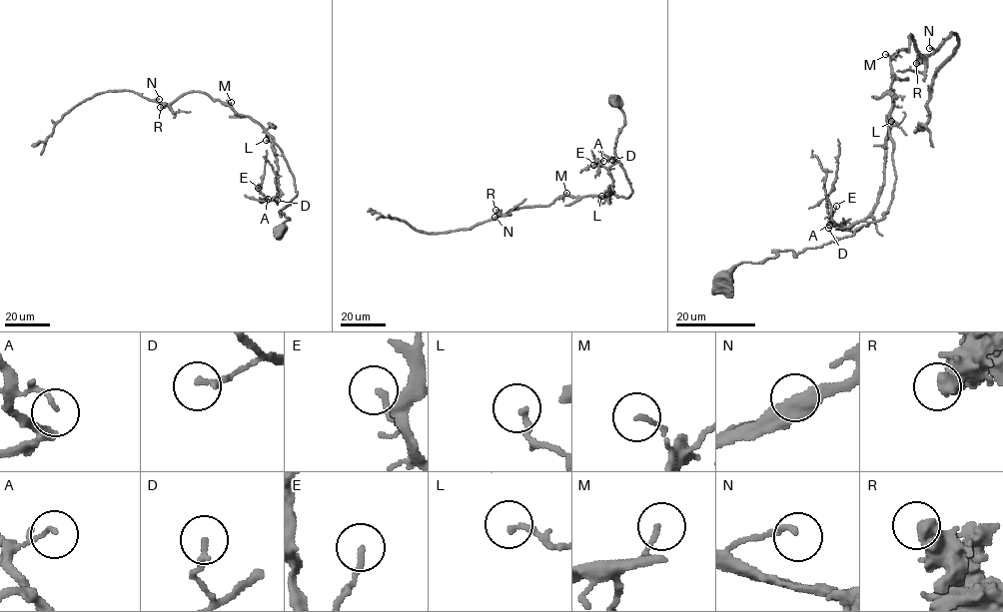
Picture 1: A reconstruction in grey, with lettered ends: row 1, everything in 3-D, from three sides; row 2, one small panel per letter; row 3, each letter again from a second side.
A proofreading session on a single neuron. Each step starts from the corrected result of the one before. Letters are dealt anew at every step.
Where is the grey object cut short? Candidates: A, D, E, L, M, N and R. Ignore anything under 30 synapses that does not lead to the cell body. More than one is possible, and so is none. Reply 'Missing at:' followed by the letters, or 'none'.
Missing at: none

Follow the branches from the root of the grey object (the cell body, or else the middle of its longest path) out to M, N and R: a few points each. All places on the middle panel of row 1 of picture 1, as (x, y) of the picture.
M: (614, 102), (624, 117), (614, 153), (631, 195), (572, 197), (566, 193)
N: (614, 102), (624, 117), (614, 153), (632, 191), (627, 198), (560, 195), (548, 206), (495, 217)
R: (614, 102), (624, 117), (614, 153), (632, 191), (627, 198), (560, 195), (548, 206), (504, 214), (496, 210)

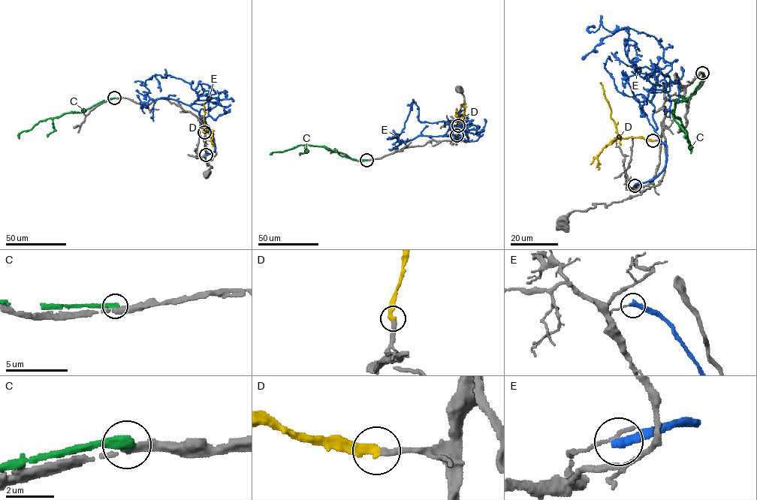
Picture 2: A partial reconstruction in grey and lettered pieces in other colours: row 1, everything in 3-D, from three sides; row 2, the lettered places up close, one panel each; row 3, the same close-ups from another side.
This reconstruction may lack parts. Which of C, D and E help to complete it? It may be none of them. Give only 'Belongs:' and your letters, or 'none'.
Belongs: D

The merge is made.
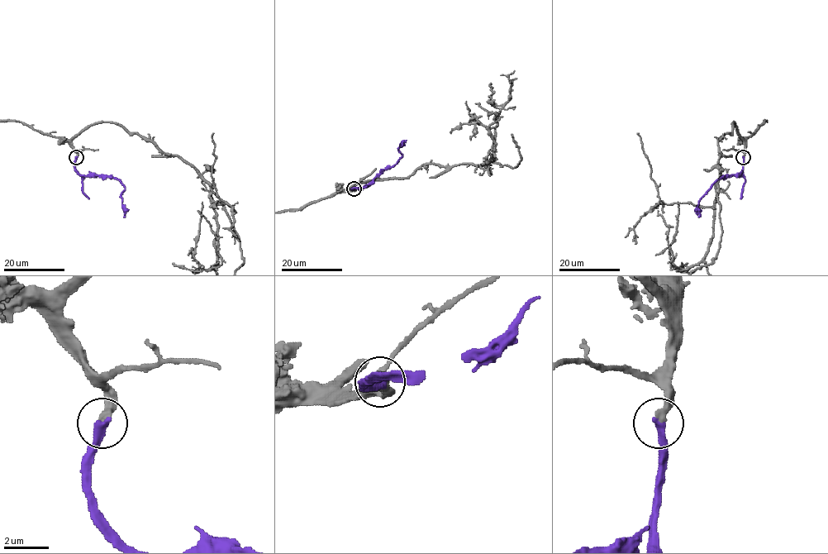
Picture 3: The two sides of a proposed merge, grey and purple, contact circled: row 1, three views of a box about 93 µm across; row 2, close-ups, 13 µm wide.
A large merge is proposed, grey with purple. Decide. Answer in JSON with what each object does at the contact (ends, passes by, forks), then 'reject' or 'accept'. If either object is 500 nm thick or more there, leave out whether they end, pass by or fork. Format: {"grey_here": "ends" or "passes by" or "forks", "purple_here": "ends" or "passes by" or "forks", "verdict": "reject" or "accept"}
{"grey_here": "ends", "purple_here": "ends", "verdict": "accept"}

